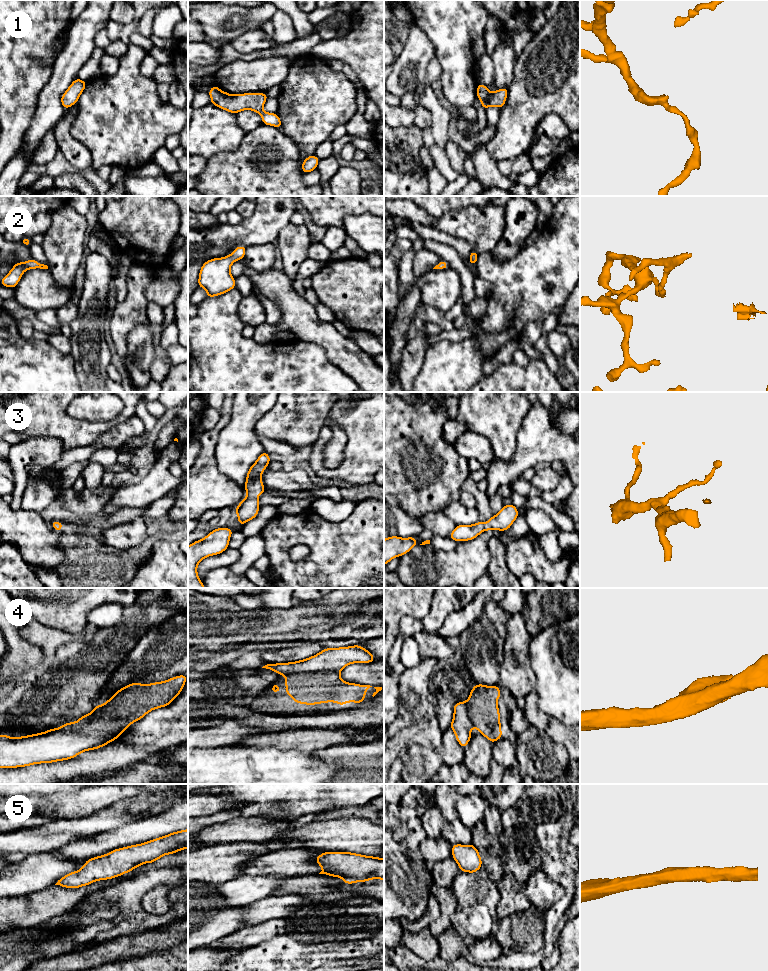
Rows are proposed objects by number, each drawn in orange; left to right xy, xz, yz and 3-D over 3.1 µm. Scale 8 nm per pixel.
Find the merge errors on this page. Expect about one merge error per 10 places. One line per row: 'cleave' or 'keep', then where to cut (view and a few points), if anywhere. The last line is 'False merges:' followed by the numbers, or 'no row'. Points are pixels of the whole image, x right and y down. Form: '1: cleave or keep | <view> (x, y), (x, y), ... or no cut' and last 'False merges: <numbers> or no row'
1: keep | no cut
2: keep | no cut
3: keep | no cut
4: cleave | xz (339, 671), (303, 672), (289, 675)
5: keep | no cut
False merges: 4

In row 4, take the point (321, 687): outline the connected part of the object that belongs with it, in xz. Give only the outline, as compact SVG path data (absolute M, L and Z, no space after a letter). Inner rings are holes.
M339 671L292 674L284 679L284 683L287 685L284 692L286 692L295 703L303 705L334 702L343 706L348 702L362 703L366 700L364 697L365 693L372 687L370 685L345 682L340 678Z

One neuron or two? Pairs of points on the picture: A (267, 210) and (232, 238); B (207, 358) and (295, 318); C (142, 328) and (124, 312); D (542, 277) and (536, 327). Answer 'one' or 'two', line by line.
A: one
B: two
C: two
D: two

